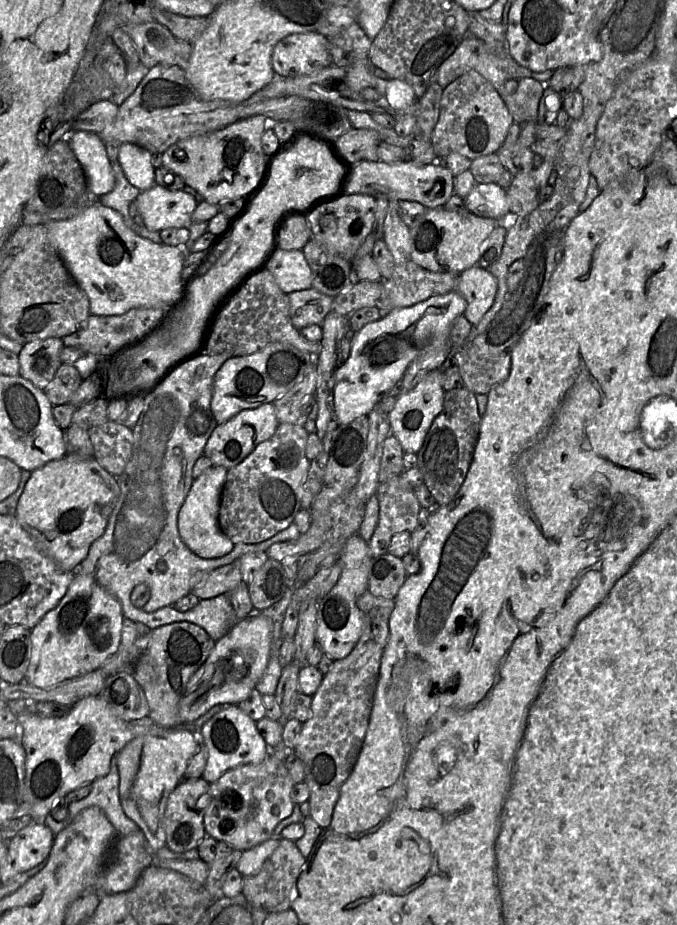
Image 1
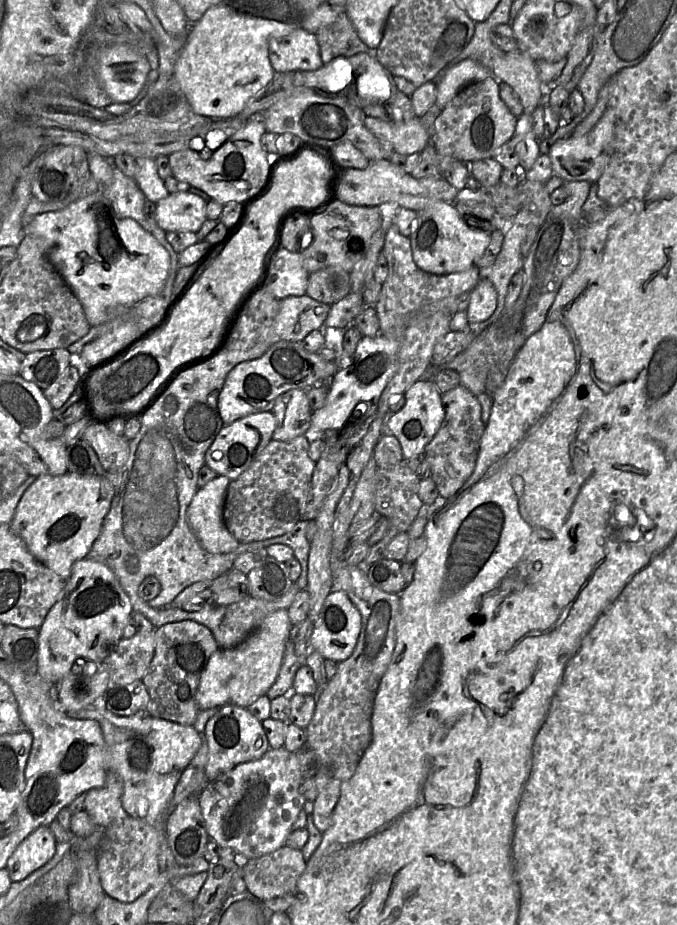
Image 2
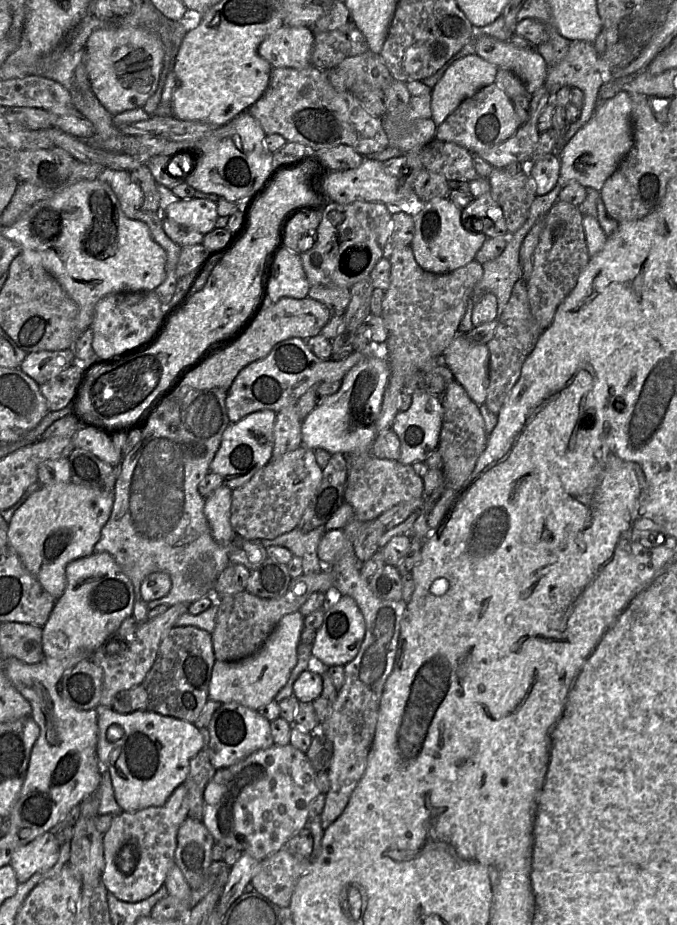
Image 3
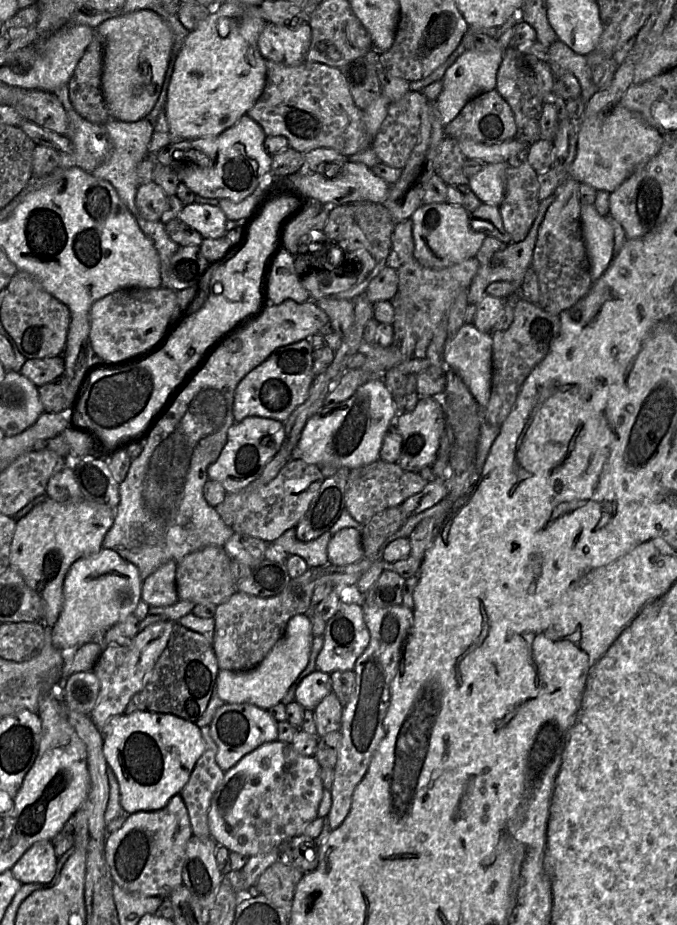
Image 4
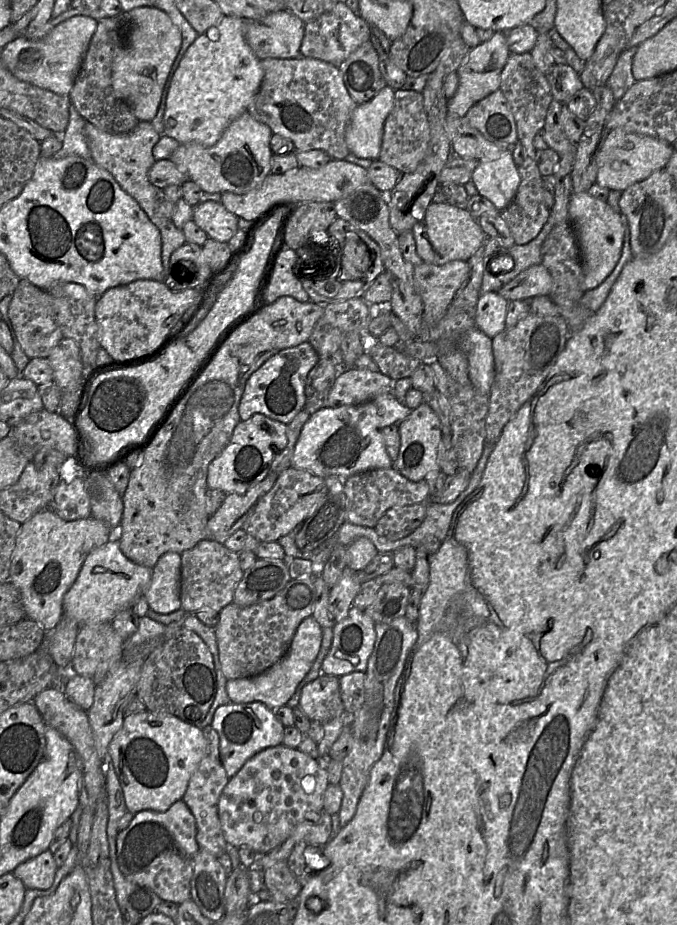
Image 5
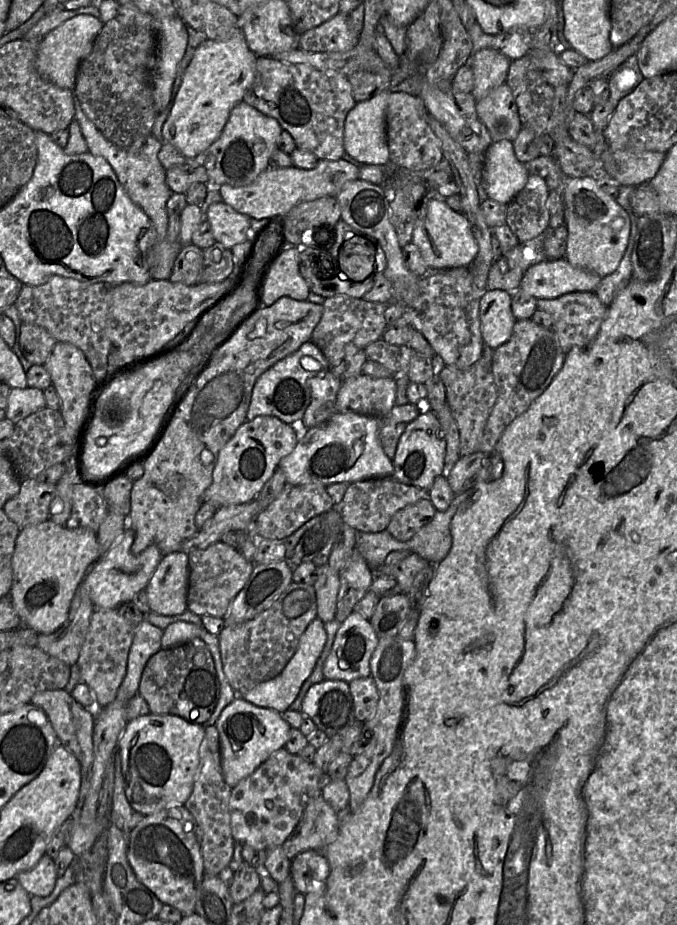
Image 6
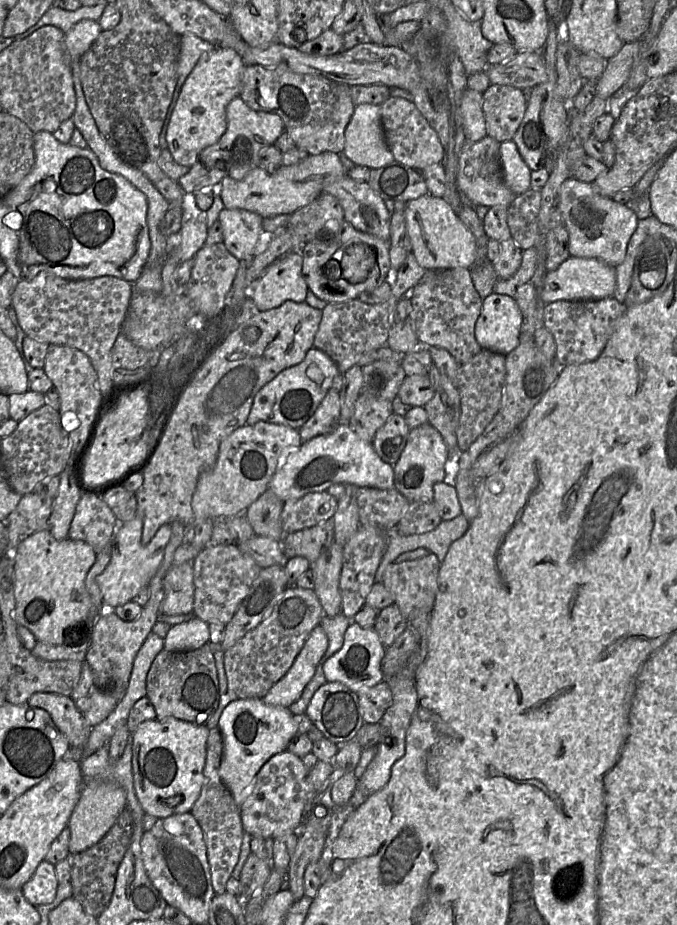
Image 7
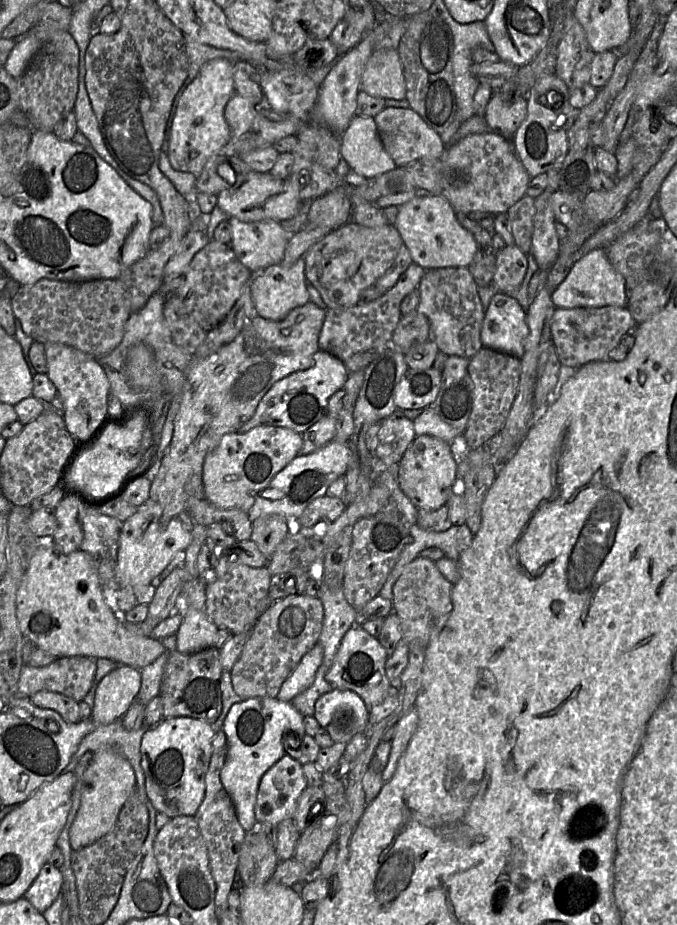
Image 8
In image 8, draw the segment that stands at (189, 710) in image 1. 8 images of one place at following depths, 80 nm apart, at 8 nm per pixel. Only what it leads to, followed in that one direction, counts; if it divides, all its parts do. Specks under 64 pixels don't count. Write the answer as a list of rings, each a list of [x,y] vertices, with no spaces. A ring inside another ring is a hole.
[[[316,643],[300,660],[295,670],[283,682],[277,699],[290,702],[295,696],[306,690],[314,681],[315,674],[322,663],[323,648]]]

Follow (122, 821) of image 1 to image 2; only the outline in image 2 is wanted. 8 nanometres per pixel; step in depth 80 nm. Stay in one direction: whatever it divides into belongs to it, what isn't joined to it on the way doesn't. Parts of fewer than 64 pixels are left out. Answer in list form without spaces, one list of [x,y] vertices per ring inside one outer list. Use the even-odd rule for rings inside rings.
[[[109,770],[103,787],[87,792],[83,811],[91,817],[96,827],[106,828],[115,820],[121,820],[128,816],[122,807],[122,795],[121,776],[117,772]]]

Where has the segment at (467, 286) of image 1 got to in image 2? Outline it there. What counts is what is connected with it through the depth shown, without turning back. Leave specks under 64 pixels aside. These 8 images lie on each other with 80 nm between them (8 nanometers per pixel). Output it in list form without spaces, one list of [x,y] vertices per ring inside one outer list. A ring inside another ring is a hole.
[[[480,279],[469,292],[466,309],[469,324],[476,324],[489,319],[497,307],[497,292],[487,279]]]

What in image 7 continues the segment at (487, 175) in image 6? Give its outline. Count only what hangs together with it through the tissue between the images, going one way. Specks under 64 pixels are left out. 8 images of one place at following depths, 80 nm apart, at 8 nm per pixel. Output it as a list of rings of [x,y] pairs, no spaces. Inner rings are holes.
[[[513,140],[500,143],[500,160],[506,186],[519,195],[530,189],[531,170]]]

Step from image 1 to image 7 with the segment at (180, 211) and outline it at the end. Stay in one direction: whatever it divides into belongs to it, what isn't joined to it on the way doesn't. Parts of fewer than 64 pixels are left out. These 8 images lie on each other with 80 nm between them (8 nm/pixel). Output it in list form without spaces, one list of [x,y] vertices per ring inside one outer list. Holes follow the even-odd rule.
[[[224,208],[218,217],[223,228],[223,244],[238,260],[252,258],[264,236],[263,218],[250,211]]]

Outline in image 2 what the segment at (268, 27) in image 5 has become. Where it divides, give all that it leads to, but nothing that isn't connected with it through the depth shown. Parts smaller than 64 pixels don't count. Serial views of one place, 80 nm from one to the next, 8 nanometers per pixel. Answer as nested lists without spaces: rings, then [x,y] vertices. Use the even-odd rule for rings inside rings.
[[[302,28],[271,39],[269,59],[276,73],[316,71],[324,65],[316,35]]]

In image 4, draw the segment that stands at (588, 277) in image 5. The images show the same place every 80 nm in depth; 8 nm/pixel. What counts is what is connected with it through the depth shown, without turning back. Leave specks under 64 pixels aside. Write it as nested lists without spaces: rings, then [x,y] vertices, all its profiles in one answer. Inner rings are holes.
[[[581,204],[580,221],[584,244],[590,263],[592,283],[599,279],[611,264],[614,251],[614,229],[594,204]]]

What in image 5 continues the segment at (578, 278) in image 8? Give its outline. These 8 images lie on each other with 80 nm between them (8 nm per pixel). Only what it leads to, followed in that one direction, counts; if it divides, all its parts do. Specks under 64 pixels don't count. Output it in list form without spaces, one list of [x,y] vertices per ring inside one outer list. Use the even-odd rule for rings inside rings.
[[[540,263],[533,265],[505,284],[498,293],[508,301],[525,300],[550,295],[553,288],[553,278],[549,271]]]

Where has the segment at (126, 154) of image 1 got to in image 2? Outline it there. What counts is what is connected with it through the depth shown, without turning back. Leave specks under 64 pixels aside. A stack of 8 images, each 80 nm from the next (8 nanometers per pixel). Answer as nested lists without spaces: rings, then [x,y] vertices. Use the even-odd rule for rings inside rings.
[[[136,158],[134,180],[151,203],[155,204],[170,194],[164,180],[159,177],[155,160],[152,158]]]

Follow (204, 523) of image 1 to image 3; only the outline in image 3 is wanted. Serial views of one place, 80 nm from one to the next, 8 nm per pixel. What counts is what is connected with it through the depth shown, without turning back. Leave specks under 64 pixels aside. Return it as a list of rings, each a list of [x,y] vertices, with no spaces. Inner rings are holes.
[[[223,484],[205,498],[204,514],[213,538],[219,544],[229,544],[236,535],[230,524],[232,490]]]

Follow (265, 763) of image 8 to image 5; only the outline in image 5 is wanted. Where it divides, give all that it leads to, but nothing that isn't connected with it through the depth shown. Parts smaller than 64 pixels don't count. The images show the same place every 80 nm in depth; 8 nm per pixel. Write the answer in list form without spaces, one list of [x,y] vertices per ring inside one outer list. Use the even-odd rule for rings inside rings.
[[[261,702],[222,705],[216,710],[211,726],[218,733],[220,758],[229,778],[258,752],[283,744],[285,726],[273,710]]]

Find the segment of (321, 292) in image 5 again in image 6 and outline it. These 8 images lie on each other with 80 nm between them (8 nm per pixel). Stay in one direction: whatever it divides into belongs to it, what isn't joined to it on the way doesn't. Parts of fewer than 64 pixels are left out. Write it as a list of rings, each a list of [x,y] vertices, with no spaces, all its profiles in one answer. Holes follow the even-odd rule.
[[[339,220],[330,231],[318,231],[322,235],[316,235],[312,241],[306,243],[307,235],[303,236],[303,246],[300,249],[300,273],[308,283],[311,292],[324,298],[345,296],[351,298],[363,298],[372,289],[378,275],[383,273],[386,268],[386,256],[377,239],[366,235],[348,225],[343,220]],[[356,236],[370,241],[375,247],[375,264],[373,273],[362,282],[353,282],[340,269],[339,250],[343,243]]]

